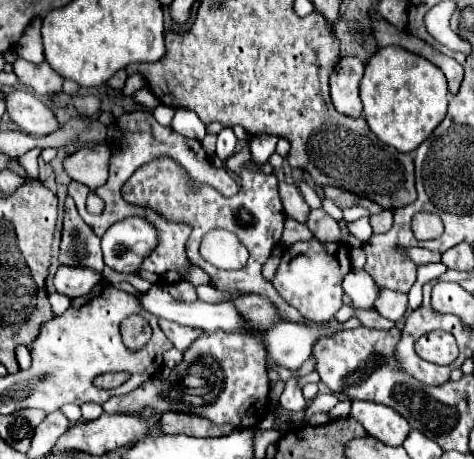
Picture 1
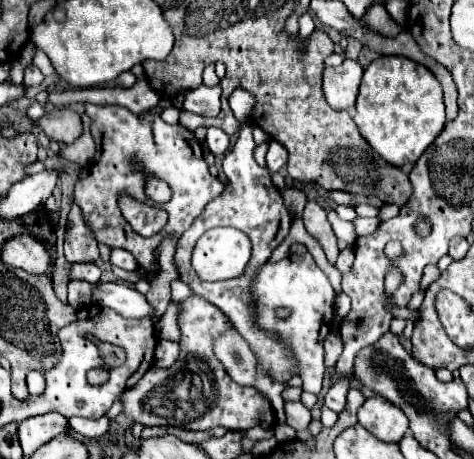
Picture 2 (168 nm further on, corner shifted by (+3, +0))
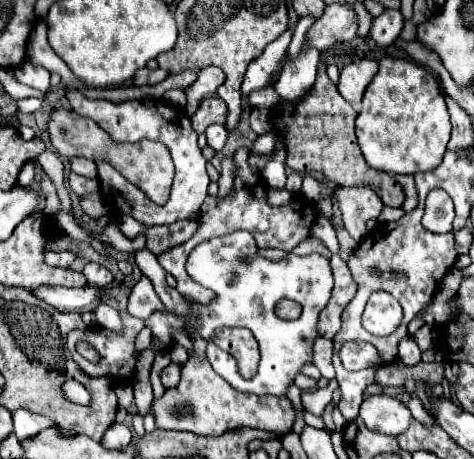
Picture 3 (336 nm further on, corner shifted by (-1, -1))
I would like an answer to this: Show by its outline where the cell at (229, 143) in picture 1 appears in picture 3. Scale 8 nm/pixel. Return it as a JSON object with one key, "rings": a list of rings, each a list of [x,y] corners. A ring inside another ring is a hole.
{"rings":[[[217,123],[209,125],[205,133],[207,133],[207,145],[209,147],[213,147],[215,151],[221,151],[225,147],[229,133],[227,133],[227,129],[223,125],[217,125]]]}

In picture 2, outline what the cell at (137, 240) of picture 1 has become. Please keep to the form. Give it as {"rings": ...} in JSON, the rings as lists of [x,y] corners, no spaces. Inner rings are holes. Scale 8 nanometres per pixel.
{"rings":[[[121,248],[111,250],[111,264],[119,266],[123,270],[135,270],[137,268],[137,260],[133,258],[133,254],[127,250],[121,250]]]}

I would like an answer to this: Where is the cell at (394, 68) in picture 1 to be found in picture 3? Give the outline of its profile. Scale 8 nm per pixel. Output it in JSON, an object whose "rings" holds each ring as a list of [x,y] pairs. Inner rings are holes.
{"rings":[[[383,57],[379,61],[379,71],[369,83],[361,111],[355,121],[357,129],[357,141],[361,147],[361,153],[365,161],[385,173],[399,175],[399,173],[417,173],[417,171],[429,171],[437,167],[443,159],[443,153],[449,143],[449,133],[451,133],[451,123],[449,123],[449,113],[445,99],[439,91],[439,85],[435,77],[419,63],[413,63],[411,59],[401,59],[401,57]]]}

